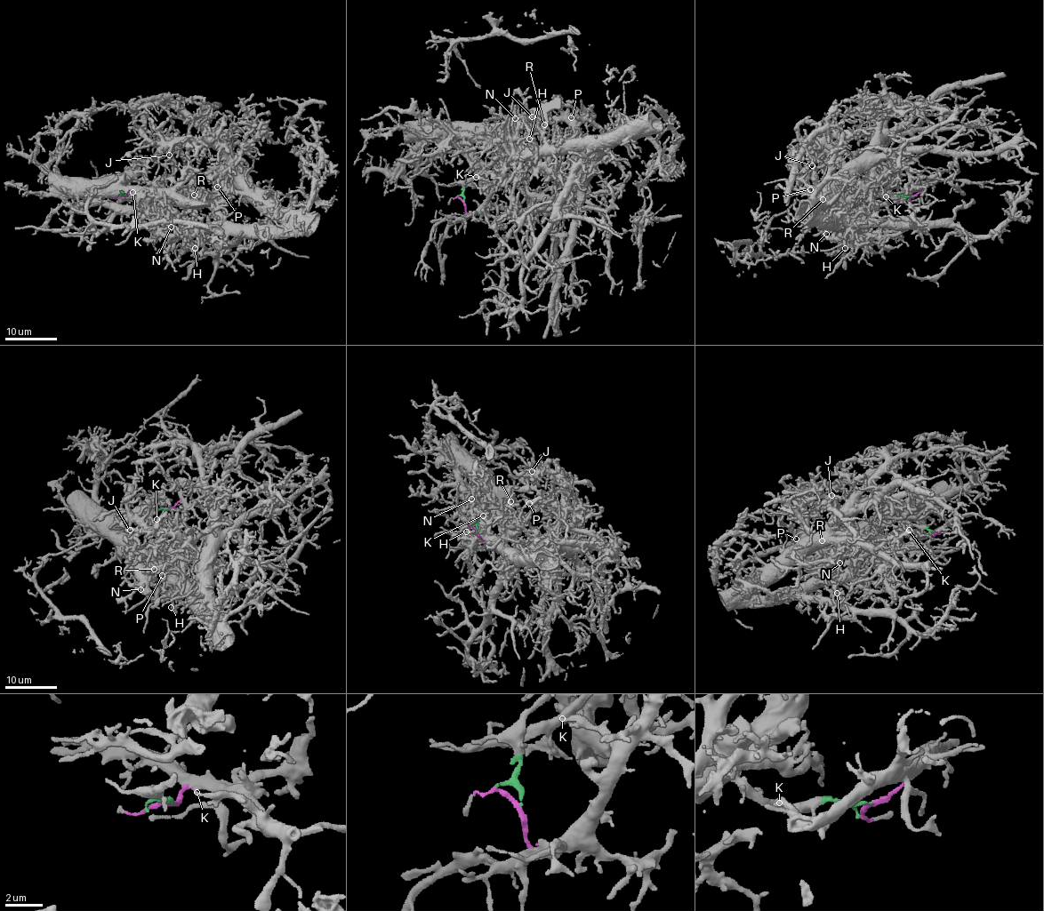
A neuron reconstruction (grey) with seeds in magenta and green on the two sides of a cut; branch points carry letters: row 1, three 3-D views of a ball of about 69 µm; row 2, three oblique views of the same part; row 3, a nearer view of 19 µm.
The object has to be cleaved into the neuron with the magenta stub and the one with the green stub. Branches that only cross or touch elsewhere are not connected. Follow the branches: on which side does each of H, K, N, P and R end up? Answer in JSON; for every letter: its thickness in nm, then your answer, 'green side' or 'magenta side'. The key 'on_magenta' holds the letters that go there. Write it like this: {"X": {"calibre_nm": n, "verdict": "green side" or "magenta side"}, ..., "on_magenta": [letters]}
{"H": {"calibre_nm": 200, "verdict": "magenta side"}, "K": {"calibre_nm": 220, "verdict": "magenta side"}, "N": {"calibre_nm": 240, "verdict": "magenta side"}, "P": {"calibre_nm": 280, "verdict": "magenta side"}, "R": {"calibre_nm": 130, "verdict": "magenta side"}, "on_magenta": ["H", "K", "N", "P", "R"]}

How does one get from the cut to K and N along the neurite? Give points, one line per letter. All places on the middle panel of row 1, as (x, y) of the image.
K: (463, 200), (467, 211), (476, 212), (489, 190), (490, 185), (485, 179), (476, 177)
N: (463, 200), (467, 211), (476, 212), (486, 197), (506, 161), (510, 133), (507, 122), (515, 118)

